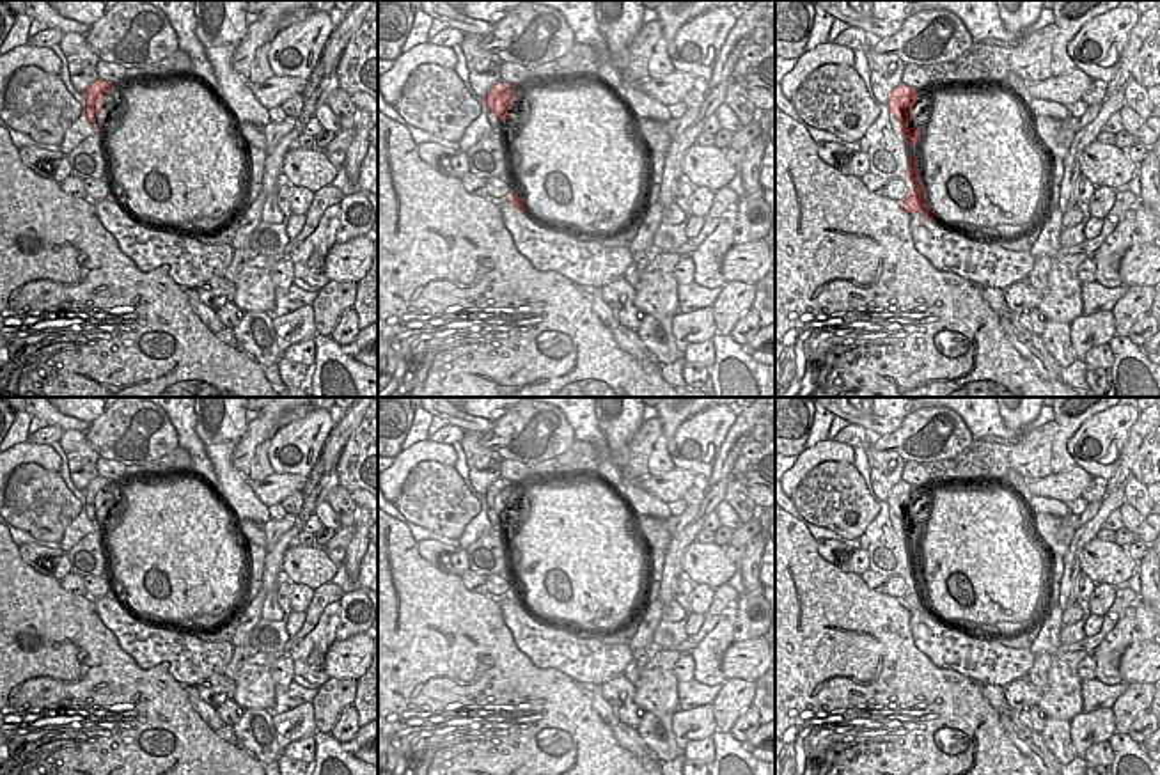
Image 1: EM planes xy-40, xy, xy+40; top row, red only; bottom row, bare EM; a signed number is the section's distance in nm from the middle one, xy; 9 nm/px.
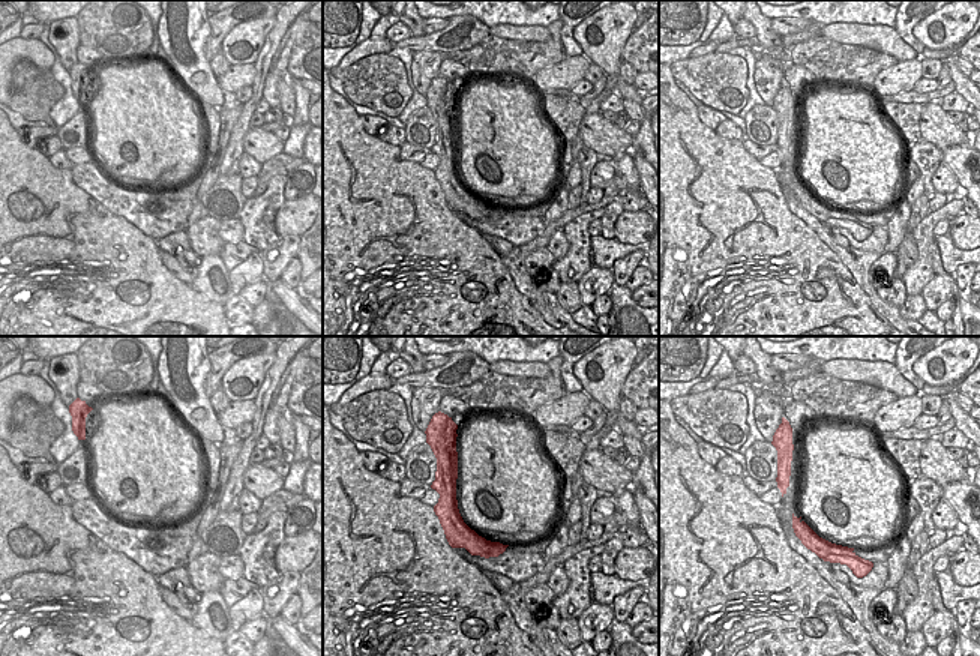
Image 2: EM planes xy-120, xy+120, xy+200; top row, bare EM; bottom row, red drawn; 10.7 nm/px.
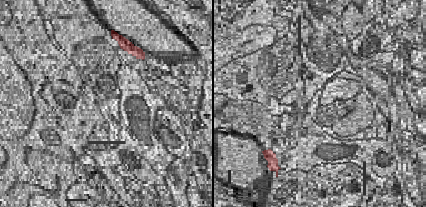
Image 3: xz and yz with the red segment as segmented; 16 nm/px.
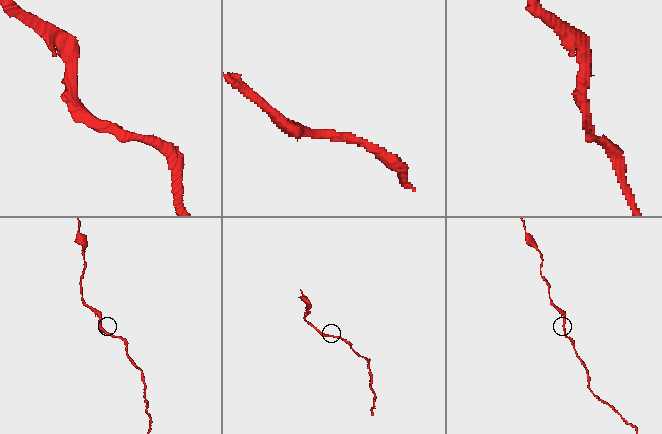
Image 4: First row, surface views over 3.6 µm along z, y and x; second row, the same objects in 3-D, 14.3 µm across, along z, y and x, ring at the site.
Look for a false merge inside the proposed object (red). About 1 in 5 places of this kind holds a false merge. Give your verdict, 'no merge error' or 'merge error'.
no merge error

